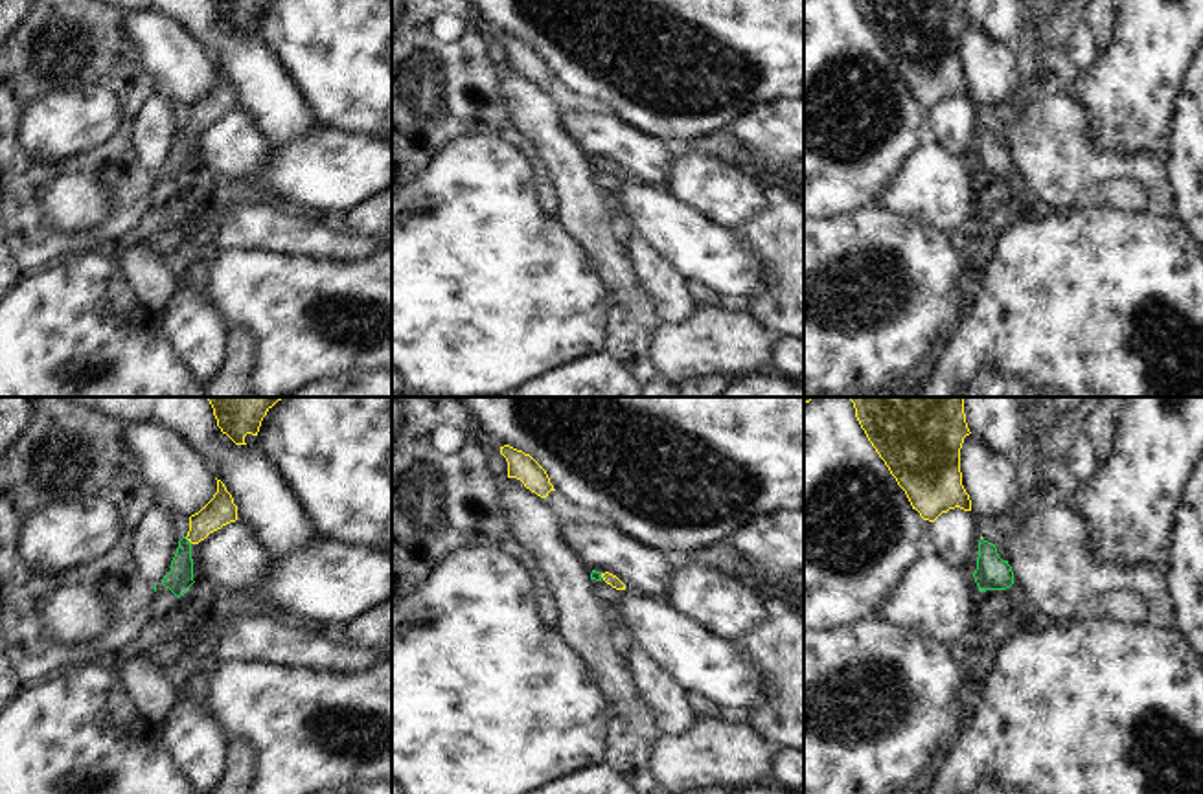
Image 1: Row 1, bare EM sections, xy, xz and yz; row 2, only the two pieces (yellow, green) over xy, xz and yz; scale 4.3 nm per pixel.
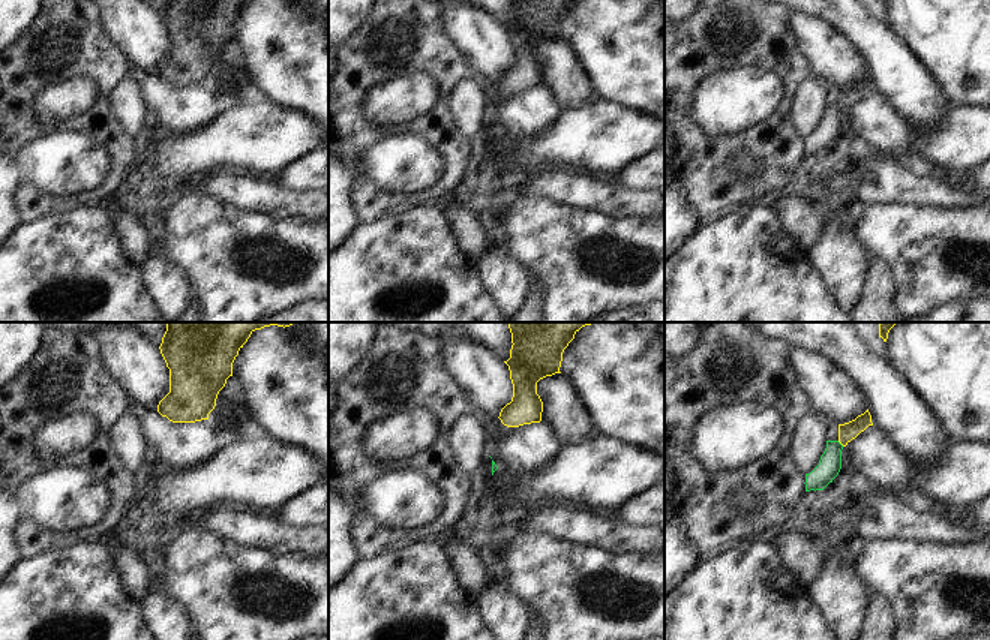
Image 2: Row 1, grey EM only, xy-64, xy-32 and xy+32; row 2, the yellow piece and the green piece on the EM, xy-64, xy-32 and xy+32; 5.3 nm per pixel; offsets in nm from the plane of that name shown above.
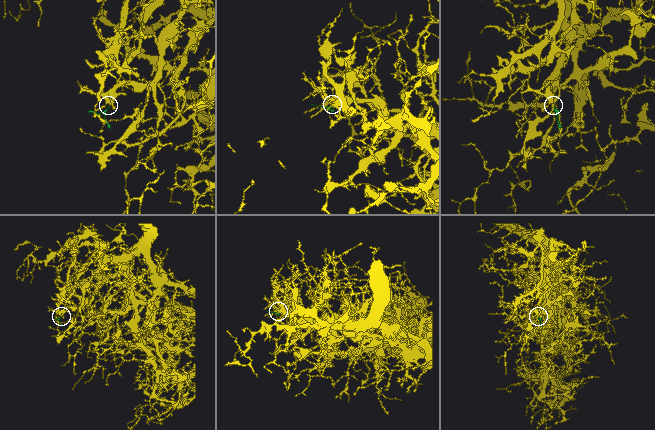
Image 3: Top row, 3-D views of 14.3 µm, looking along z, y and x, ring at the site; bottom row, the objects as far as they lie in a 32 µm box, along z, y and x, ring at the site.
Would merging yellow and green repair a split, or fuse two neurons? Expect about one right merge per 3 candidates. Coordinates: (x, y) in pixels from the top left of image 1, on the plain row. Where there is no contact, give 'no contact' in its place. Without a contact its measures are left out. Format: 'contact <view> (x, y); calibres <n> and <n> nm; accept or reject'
contact xy (188, 127); calibres 130 and 110 nm; accept

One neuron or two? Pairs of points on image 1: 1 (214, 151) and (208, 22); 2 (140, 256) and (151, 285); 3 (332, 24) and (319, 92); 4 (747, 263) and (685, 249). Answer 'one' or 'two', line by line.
1: two
2: one
3: one
4: one

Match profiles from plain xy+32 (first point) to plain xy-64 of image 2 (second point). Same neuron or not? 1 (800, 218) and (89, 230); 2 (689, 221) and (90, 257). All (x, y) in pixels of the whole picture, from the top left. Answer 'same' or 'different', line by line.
1: different
2: different

